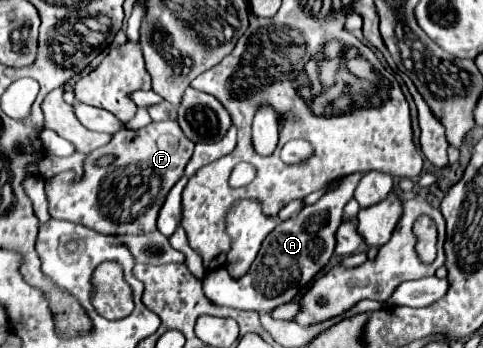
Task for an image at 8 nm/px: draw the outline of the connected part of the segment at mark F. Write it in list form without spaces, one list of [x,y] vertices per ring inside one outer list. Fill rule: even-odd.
[[[177,121],[149,123],[139,131],[121,129],[113,135],[111,143],[93,151],[85,161],[81,181],[75,181],[73,171],[59,173],[45,183],[49,199],[49,213],[55,219],[81,223],[103,235],[141,235],[157,231],[155,217],[167,191],[183,177],[185,165],[193,155],[195,143],[185,137]],[[113,155],[115,161],[107,167],[97,167],[97,159]]]

